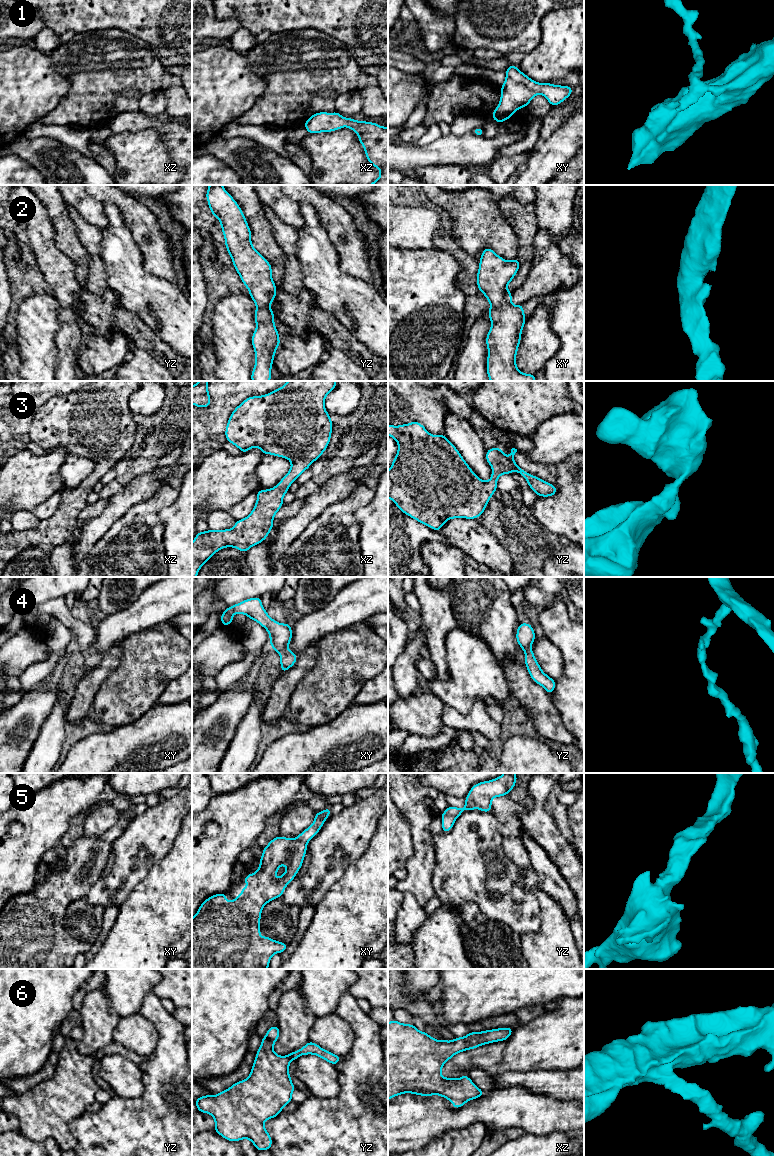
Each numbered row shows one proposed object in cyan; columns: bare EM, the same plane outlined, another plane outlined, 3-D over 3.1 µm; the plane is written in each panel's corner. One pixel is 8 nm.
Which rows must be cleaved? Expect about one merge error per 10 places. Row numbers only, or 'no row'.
no row

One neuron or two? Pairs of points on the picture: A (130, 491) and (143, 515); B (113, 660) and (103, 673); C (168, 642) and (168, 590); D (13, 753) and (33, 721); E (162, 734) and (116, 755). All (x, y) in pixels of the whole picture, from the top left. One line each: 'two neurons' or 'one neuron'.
A: two neurons
B: one neuron
C: two neurons
D: one neuron
E: one neuron

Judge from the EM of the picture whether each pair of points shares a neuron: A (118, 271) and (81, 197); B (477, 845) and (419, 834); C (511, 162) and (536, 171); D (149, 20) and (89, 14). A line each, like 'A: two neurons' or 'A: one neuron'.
A: two neurons
B: two neurons
C: two neurons
D: one neuron

